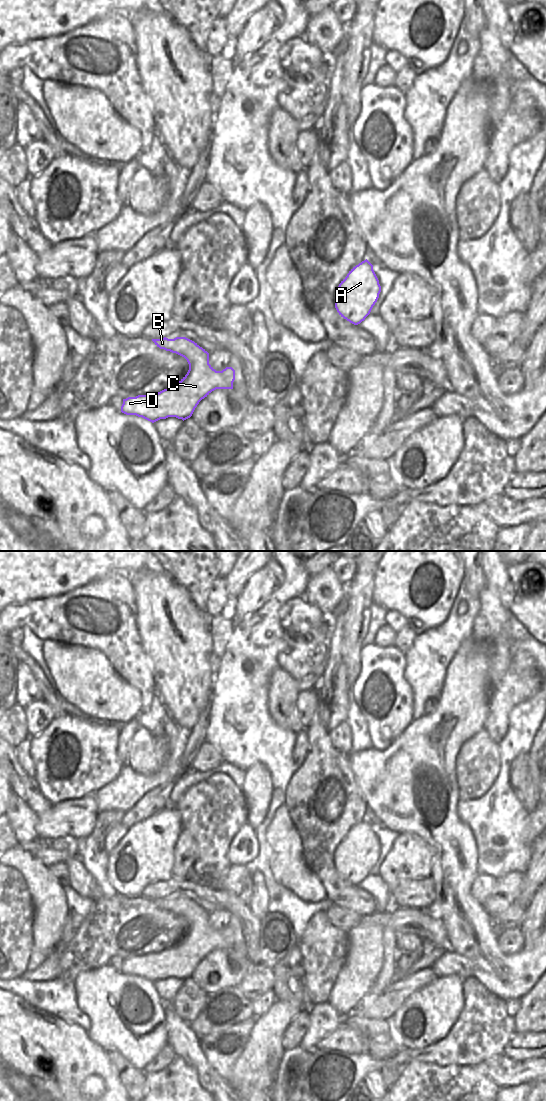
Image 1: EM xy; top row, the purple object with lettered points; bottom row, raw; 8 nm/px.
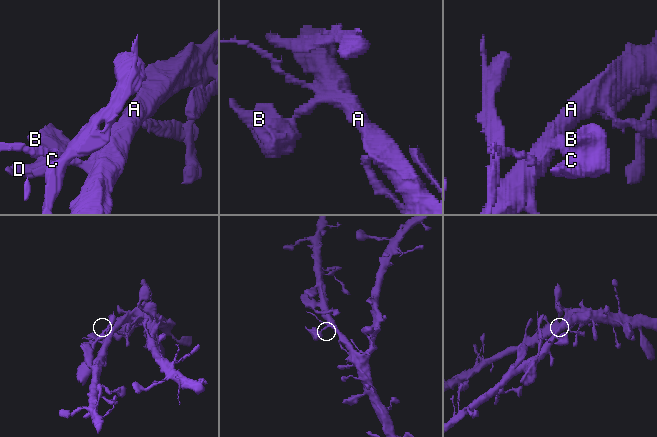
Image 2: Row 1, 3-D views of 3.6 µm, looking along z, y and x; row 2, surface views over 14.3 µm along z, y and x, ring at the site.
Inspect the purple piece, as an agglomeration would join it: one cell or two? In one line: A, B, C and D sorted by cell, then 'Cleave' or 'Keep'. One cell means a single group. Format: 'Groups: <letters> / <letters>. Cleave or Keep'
Groups: A B C D. Keep

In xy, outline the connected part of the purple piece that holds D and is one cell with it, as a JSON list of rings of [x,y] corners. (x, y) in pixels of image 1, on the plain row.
[[[164,897],[162,899],[152,899],[152,901],[160,909],[184,917],[189,924],[189,930],[178,943],[168,949],[164,949],[158,953],[148,953],[146,955],[123,959],[121,966],[122,973],[136,975],[152,983],[168,977],[176,977],[184,981],[192,976],[199,962],[212,951],[216,949],[233,949],[235,930],[232,927],[226,927],[222,931],[216,931],[209,924],[209,913],[194,901],[186,897],[176,897],[174,899]]]

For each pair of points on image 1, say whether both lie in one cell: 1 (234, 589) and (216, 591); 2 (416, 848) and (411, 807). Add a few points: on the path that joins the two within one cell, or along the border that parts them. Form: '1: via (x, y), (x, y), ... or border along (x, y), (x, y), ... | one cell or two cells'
1: border along (224, 577), (226, 580), (226, 591), (232, 601) | two cells
2: border along (399, 832), (413, 832), (434, 846) | two cells

